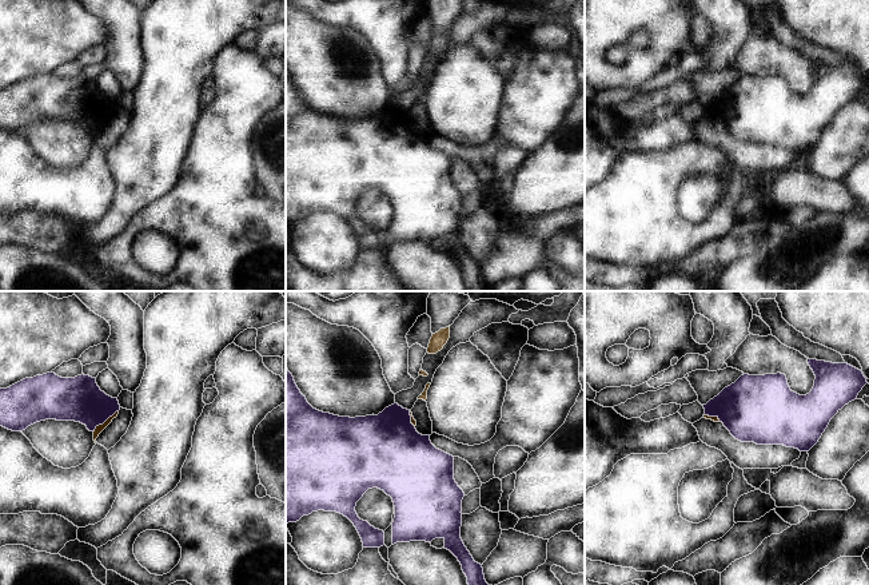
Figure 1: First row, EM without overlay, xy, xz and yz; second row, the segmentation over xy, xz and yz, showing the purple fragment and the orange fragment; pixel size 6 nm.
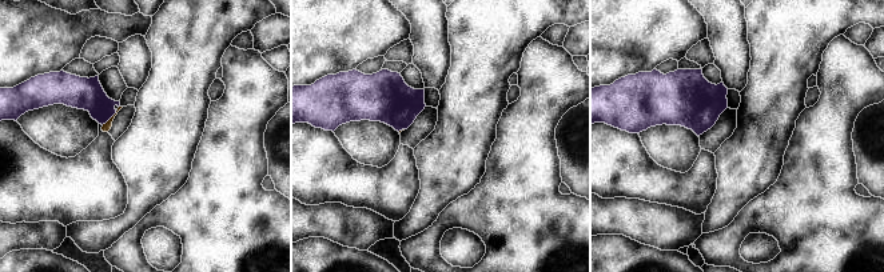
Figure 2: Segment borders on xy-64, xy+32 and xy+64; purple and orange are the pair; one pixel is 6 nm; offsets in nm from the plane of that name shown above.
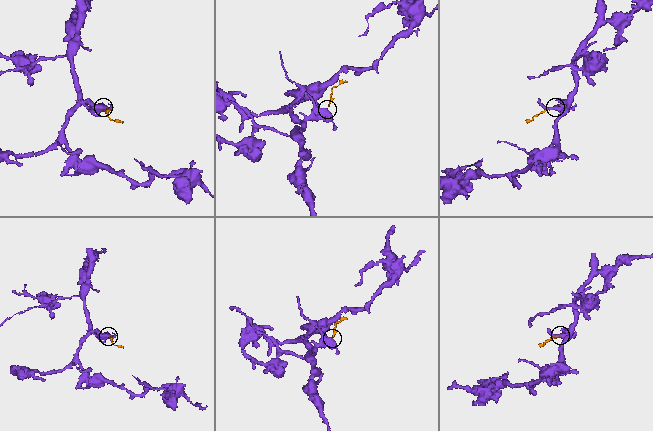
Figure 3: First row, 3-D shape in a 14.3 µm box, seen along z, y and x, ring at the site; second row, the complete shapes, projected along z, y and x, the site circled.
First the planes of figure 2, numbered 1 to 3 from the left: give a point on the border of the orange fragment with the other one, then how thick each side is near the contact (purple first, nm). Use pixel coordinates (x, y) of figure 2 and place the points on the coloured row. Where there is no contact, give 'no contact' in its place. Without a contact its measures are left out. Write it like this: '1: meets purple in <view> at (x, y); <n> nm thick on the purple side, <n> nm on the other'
1: meets purple in xy-64 at (108, 119); 190 nm thick on the purple side, 50 nm on the other
2: meets purple in xy+32 at (401, 130); 300 nm thick on the purple side, 20 nm on the other
3: no contact

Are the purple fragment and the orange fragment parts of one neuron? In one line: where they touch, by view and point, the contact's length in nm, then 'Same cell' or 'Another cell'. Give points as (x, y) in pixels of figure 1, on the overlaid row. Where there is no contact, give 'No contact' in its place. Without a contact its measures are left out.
Touches purple at xy (104, 421). Shared border 200 nm. Another cell

